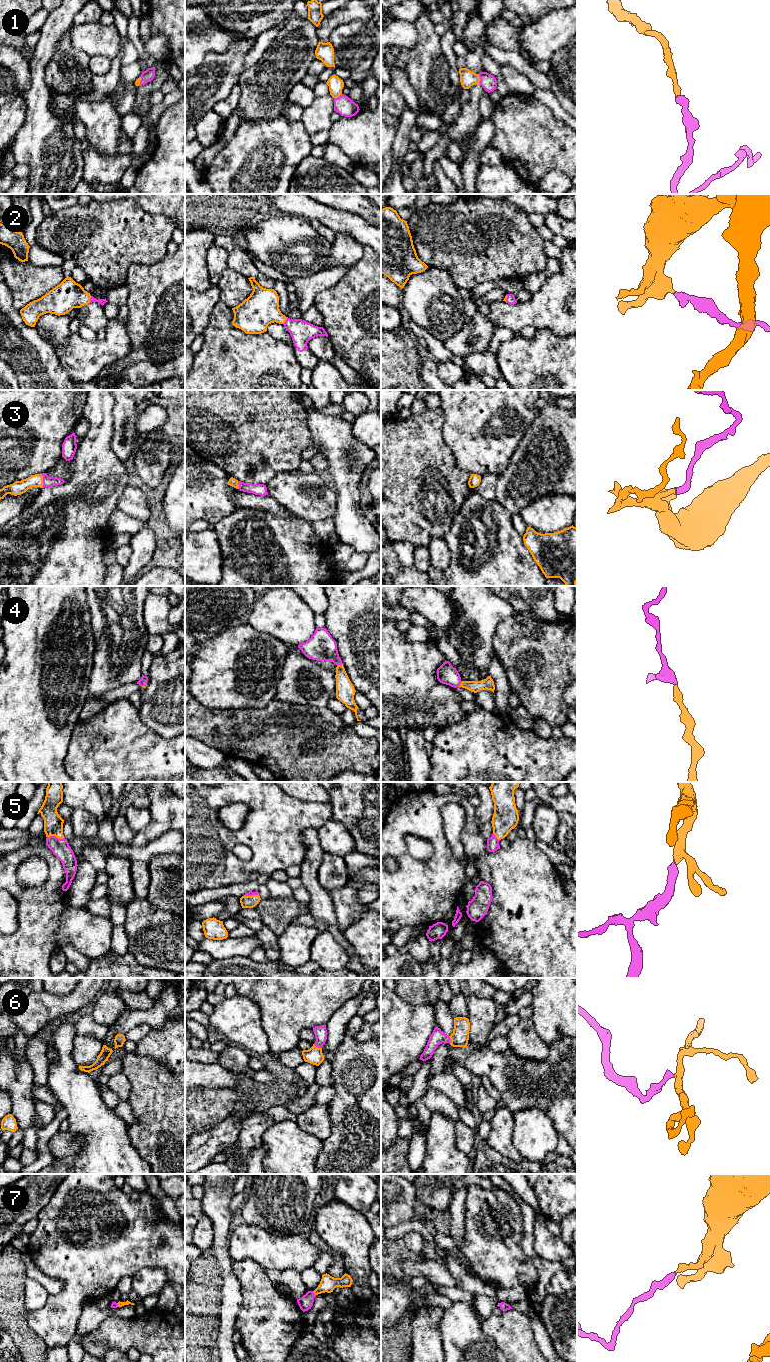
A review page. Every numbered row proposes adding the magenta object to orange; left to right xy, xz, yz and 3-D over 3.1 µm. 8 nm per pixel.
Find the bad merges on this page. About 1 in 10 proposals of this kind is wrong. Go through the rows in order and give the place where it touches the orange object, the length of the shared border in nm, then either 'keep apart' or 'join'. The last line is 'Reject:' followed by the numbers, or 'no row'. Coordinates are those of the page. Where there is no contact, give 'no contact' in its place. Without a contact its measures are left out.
1: yz (479, 79) | 80 nm | join
2: xy (89, 299) | 60 nm | join
3: xy (42, 481) | 110 nm | join
4: yz (460, 684) | 60 nm | join
5: xy (56, 836) | 140 nm | join
6: xz (317, 1047) | 80 nm | join
7: xz (314, 1293) | 50 nm | join
Reject: no row

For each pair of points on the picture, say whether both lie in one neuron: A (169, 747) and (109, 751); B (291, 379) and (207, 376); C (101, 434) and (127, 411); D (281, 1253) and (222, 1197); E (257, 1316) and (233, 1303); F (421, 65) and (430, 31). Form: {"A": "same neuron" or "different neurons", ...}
{"A": "same neuron", "B": "same neuron", "C": "different neurons", "D": "different neurons", "E": "different neurons", "F": "same neuron"}

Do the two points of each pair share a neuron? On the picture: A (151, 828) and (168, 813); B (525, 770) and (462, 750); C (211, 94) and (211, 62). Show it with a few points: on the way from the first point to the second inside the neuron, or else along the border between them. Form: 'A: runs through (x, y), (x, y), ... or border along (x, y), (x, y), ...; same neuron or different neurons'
A: border along (152, 819), (158, 822), (167, 822), (170, 829); different neurons
B: runs through (509, 770), (485, 770), (478, 765); same neuron
C: runs through (211, 86), (211, 70); same neuron

